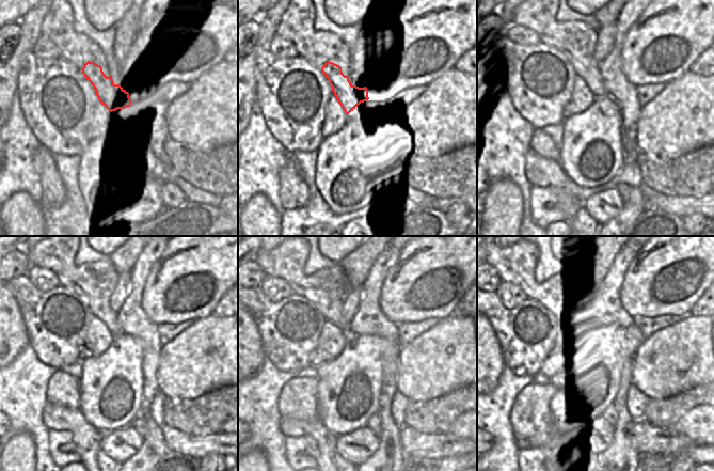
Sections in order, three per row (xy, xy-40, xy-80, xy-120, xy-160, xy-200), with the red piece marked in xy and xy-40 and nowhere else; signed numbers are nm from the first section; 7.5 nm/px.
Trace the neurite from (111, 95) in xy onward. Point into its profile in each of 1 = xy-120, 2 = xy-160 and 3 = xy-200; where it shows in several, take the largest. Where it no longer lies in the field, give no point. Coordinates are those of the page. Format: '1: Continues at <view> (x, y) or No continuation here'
1: Continues at xy-120 (99, 336)
2: Continues at xy-160 (333, 338)
3: Continues at xy-200 (567, 340)

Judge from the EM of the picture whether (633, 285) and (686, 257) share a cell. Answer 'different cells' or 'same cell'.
same cell

